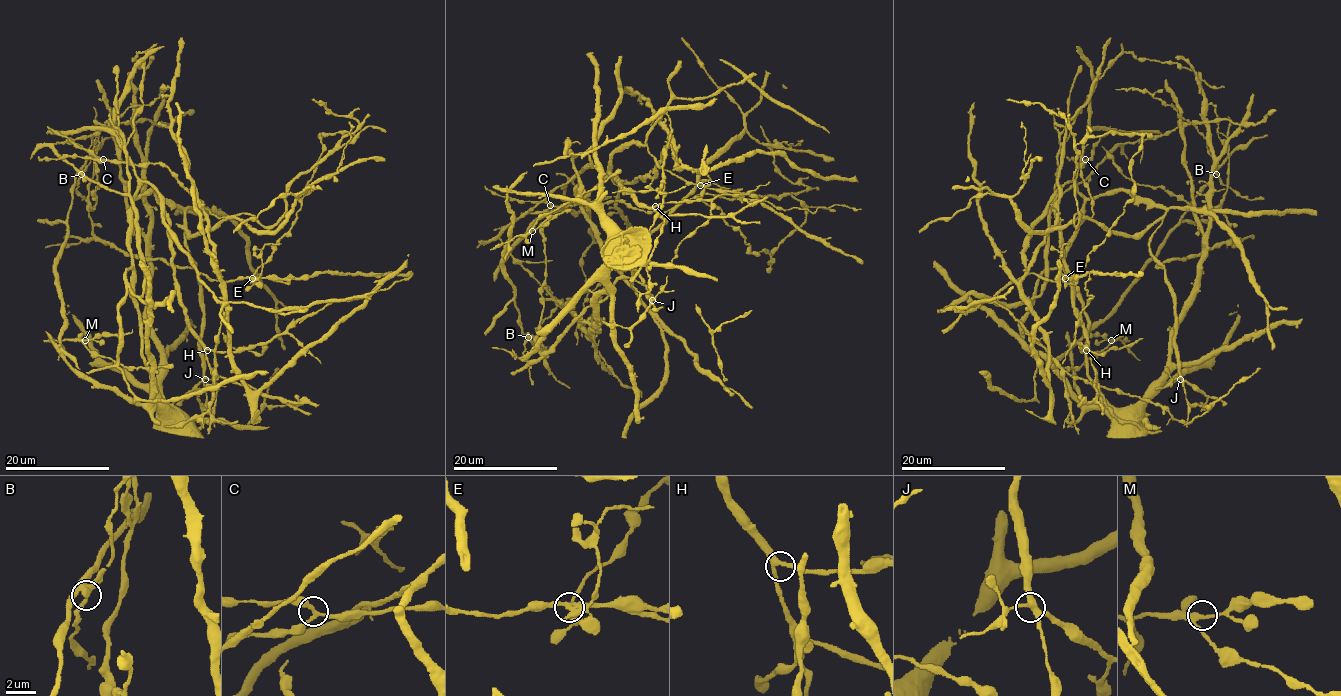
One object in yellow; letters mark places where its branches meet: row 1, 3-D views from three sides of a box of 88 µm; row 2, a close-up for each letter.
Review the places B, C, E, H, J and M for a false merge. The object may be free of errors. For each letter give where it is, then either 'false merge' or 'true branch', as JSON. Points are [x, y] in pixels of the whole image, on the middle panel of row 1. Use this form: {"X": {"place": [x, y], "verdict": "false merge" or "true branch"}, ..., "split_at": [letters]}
{"B": {"place": [528, 337], "verdict": "true branch"}, "C": {"place": [550, 205], "verdict": "true branch"}, "E": {"place": [700, 185], "verdict": "false merge"}, "H": {"place": [655, 206], "verdict": "true branch"}, "J": {"place": [652, 300], "verdict": "true branch"}, "M": {"place": [532, 231], "verdict": "true branch"}, "split_at": ["E"]}

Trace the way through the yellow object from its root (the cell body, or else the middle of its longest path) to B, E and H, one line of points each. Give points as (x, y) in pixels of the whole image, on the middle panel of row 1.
B: (591, 192), (582, 213), (604, 258), (632, 286), (634, 270), (642, 282), (620, 278), (545, 353), (528, 337)
E: (591, 192), (607, 175), (609, 158), (632, 143), (645, 145), (660, 167), (700, 185)
H: (591, 192), (609, 173), (638, 203), (655, 206)

